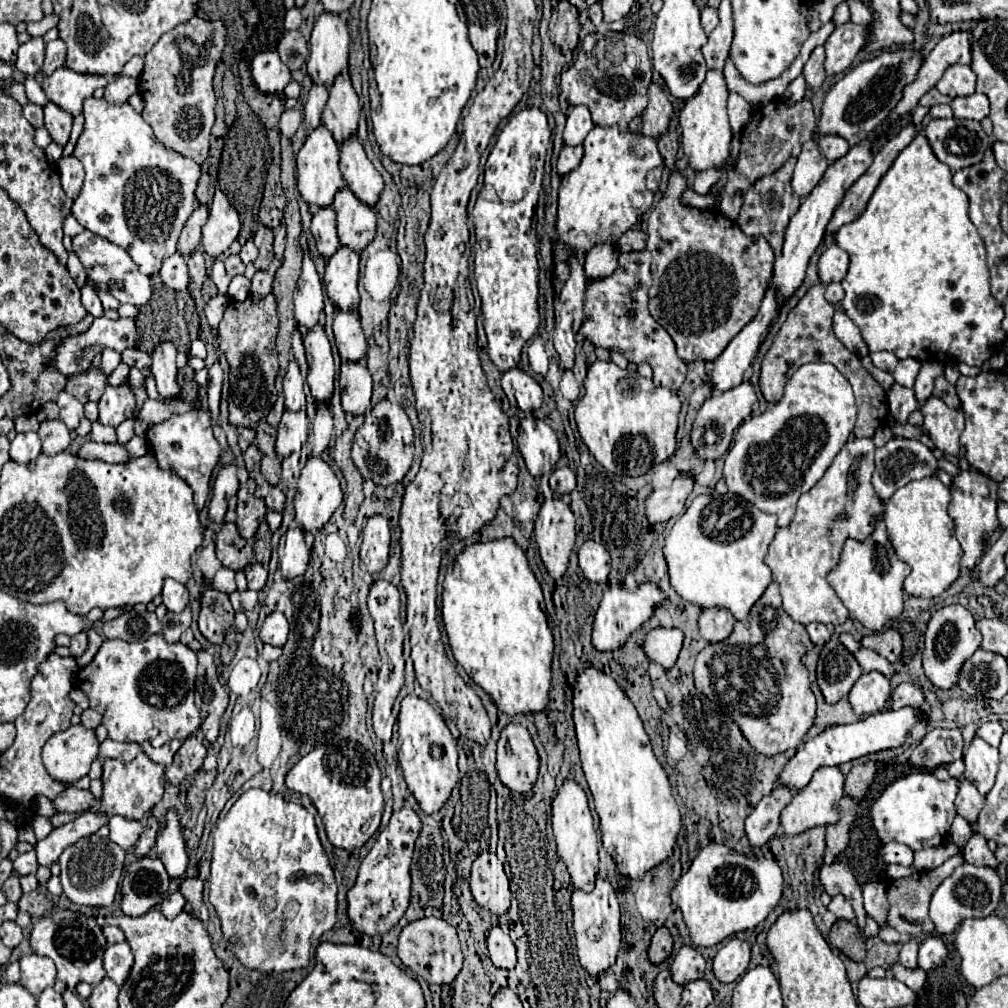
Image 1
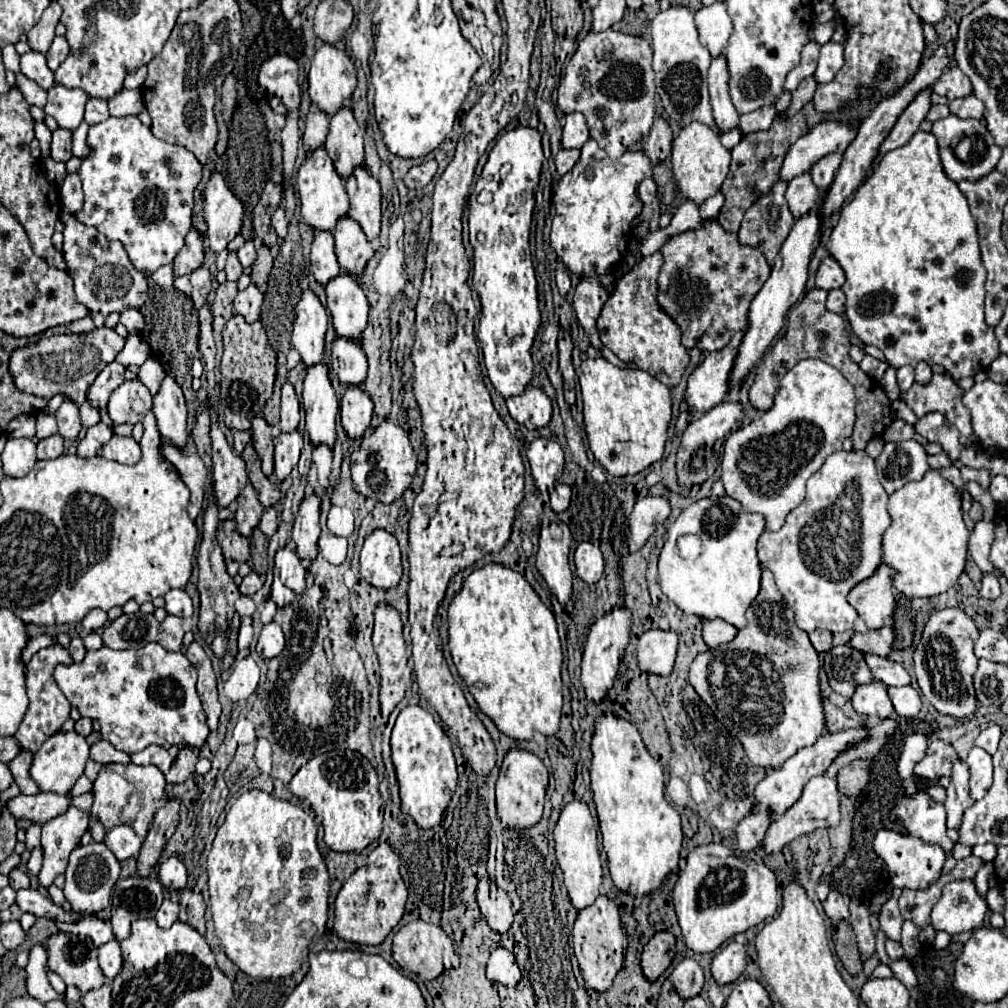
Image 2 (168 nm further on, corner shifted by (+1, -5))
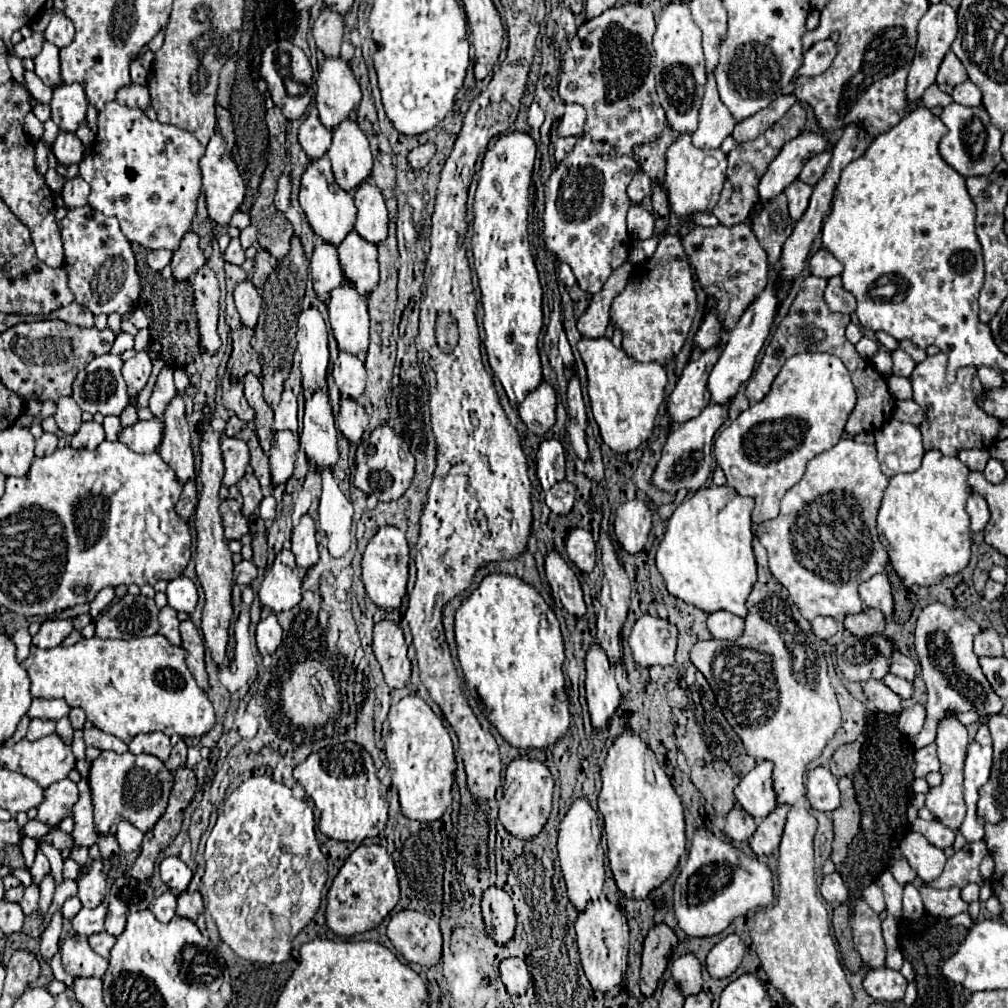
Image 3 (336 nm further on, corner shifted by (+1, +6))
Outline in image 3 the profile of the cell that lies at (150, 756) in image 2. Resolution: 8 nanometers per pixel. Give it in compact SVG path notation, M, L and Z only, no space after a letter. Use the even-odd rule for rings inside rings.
M163 732L139 734L129 744L129 752L133 752L133 754L143 754L143 752L153 754L153 756L157 756L165 762L171 754L171 742L169 742L169 736L165 736Z

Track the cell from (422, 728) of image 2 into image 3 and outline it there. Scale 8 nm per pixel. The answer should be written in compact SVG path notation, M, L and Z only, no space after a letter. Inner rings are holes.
M415 694L401 698L389 710L391 732L385 742L385 754L393 770L393 786L399 790L401 812L417 822L441 819L452 803L452 786L455 782L456 761L453 742L443 720L435 716L431 706Z

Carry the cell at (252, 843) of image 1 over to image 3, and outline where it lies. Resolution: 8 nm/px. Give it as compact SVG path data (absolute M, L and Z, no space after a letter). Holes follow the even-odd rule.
M253 776L249 780L245 780L223 804L223 810L219 812L219 818L209 834L205 845L205 873L203 874L203 884L207 888L207 910L215 920L215 926L219 930L219 936L225 944L229 944L229 948L243 960L249 962L261 962L261 964L281 964L287 962L291 956L291 942L295 940L295 936L313 920L315 912L319 910L321 904L321 890L327 882L327 858L321 854L319 850L319 842L315 838L315 818L313 818L313 810L305 800L297 800L293 798L291 790L285 784L277 784L271 778L265 776Z

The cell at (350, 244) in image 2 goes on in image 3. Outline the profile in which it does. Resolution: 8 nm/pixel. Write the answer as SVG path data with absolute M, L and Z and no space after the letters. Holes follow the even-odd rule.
M351 230L337 250L345 278L359 290L359 294L367 296L379 282L377 246L365 238L359 238L359 234Z

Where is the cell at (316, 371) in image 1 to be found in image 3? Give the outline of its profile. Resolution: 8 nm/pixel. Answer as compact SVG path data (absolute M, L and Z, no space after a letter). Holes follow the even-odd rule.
M317 390L305 402L301 448L317 468L331 468L339 458L337 428L325 390Z

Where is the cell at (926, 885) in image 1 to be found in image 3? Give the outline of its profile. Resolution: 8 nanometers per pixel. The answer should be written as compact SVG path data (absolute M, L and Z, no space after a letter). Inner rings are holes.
M985 842L965 844L961 850L957 850L947 860L943 874L937 880L929 882L927 886L931 886L931 888L951 888L951 886L955 886L955 882L959 882L959 888L963 888L969 882L981 884L983 878L979 874L979 864L981 864L985 854L987 854Z

